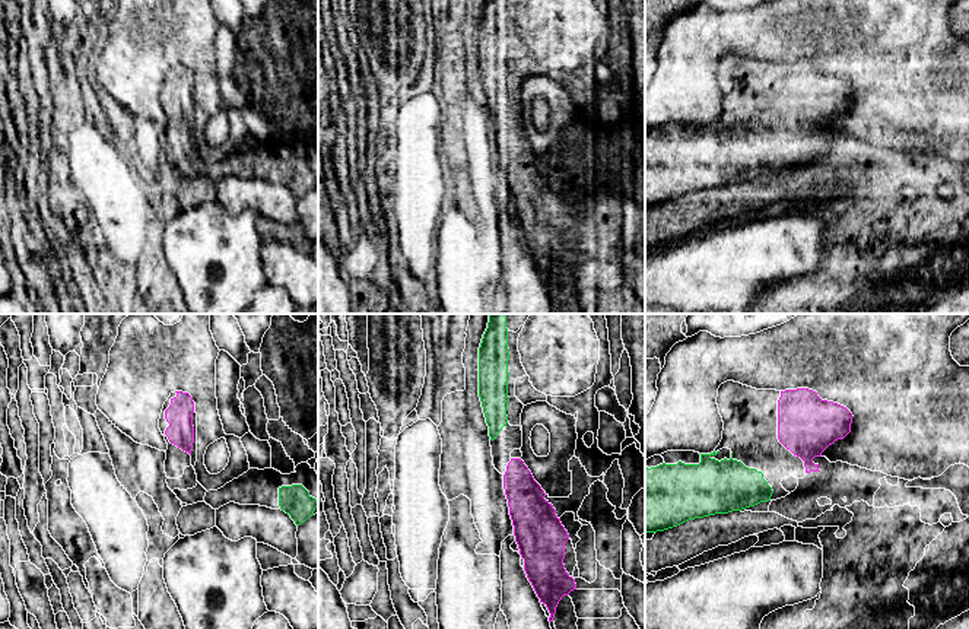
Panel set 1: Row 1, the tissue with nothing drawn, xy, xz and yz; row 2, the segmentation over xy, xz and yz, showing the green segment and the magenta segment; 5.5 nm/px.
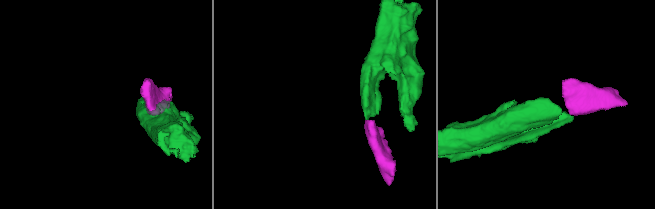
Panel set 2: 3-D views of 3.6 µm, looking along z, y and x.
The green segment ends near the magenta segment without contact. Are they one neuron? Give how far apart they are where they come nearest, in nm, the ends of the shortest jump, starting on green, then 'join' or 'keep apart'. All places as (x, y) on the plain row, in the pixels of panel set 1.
140 nm | xz (495, 111), (511, 132) | join

